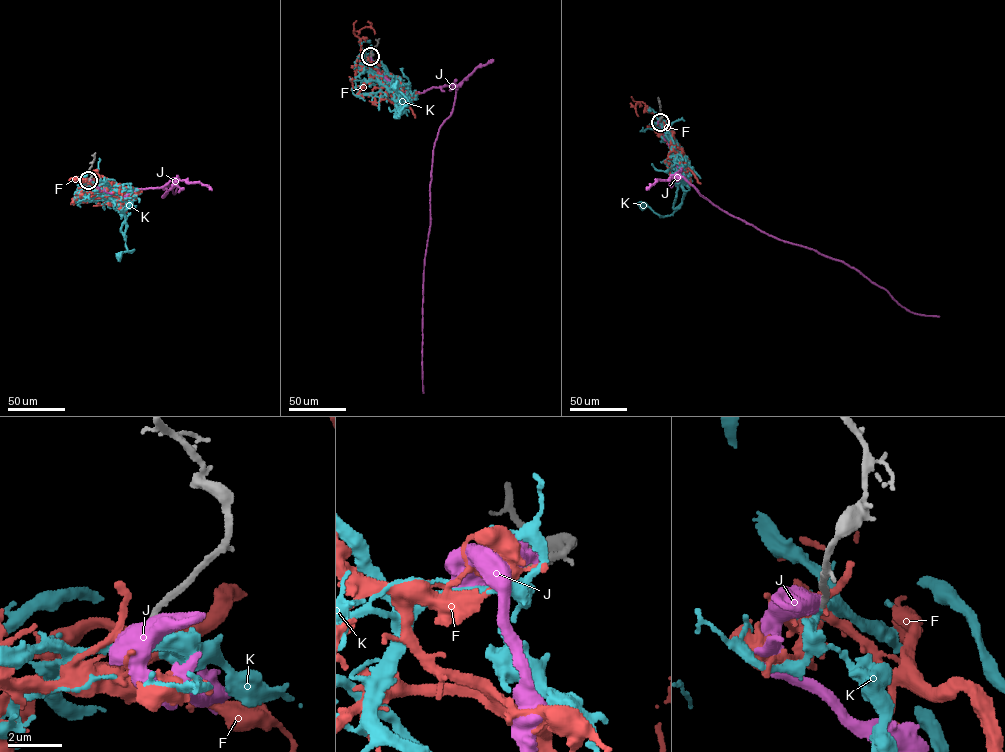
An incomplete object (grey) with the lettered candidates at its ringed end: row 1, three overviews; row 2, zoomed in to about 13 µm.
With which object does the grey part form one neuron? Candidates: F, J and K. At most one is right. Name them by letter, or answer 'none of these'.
K

